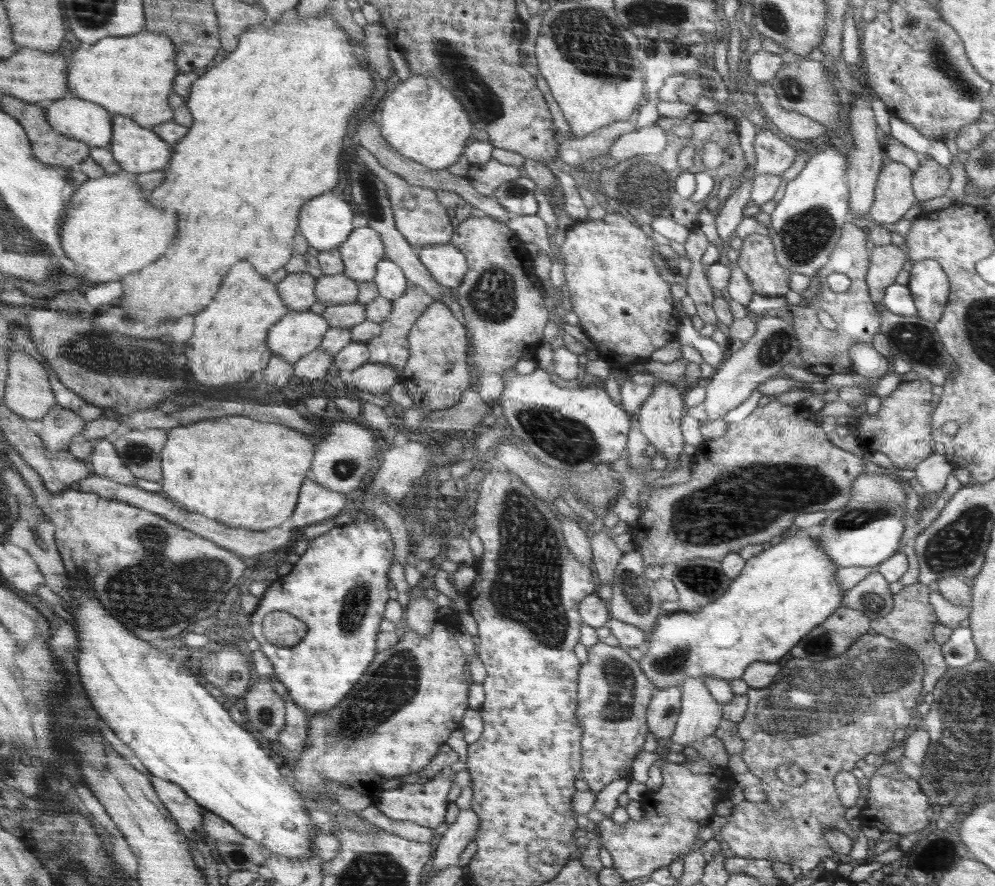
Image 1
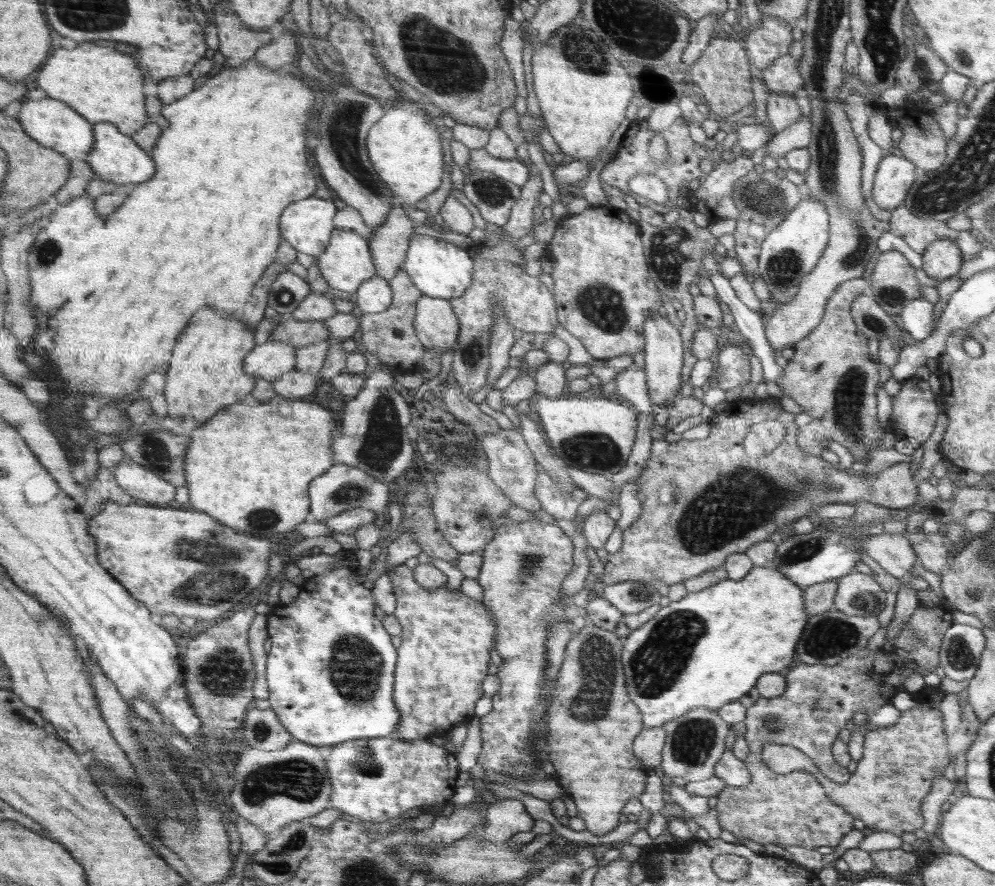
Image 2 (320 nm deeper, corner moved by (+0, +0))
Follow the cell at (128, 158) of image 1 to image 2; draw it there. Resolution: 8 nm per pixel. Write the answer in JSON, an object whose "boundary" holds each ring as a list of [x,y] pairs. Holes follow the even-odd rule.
{"boundary":[[[97,123],[95,125],[95,147],[90,154],[83,156],[90,165],[94,176],[112,183],[140,184],[147,183],[155,177],[158,170],[154,159],[142,146],[127,134],[120,133],[119,126],[111,123]]]}

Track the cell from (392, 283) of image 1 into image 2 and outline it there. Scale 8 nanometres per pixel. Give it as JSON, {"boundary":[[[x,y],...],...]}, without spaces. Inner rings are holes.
{"boundary":[[[373,276],[355,291],[354,301],[357,311],[361,314],[382,312],[391,306],[393,302],[392,288],[386,277]]]}

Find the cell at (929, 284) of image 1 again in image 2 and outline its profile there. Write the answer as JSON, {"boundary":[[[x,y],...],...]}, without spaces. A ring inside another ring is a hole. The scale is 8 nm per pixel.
{"boundary":[[[938,239],[922,254],[922,270],[939,281],[958,274],[962,265],[962,252],[950,239]]]}

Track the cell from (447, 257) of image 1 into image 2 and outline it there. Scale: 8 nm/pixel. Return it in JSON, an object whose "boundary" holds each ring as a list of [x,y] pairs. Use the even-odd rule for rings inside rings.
{"boundary":[[[429,235],[413,236],[402,268],[422,294],[434,298],[446,300],[458,298],[474,282],[475,264],[472,264],[472,258],[468,256],[468,252],[450,242],[444,242]]]}

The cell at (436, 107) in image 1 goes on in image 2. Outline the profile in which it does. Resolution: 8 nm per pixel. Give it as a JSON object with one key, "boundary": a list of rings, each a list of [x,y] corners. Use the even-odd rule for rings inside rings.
{"boundary":[[[403,97],[386,108],[384,117],[370,128],[366,145],[370,162],[383,185],[388,187],[392,196],[402,198],[401,206],[404,209],[418,207],[426,196],[438,190],[444,174],[440,134],[436,132],[436,126],[428,122],[426,112],[418,103]]]}

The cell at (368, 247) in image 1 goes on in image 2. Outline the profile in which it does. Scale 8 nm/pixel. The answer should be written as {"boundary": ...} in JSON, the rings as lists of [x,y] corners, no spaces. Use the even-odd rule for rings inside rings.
{"boundary":[[[336,228],[330,246],[317,257],[322,278],[330,288],[354,293],[374,276],[369,242],[353,230]]]}

